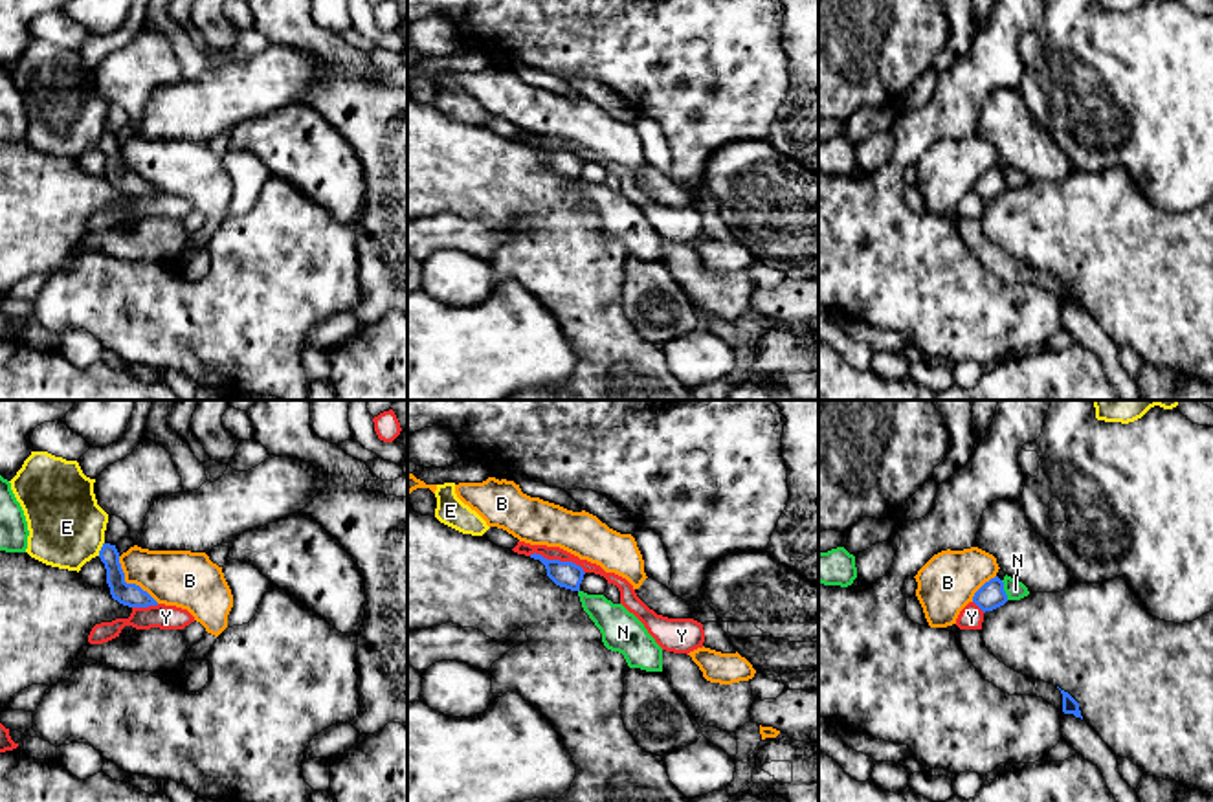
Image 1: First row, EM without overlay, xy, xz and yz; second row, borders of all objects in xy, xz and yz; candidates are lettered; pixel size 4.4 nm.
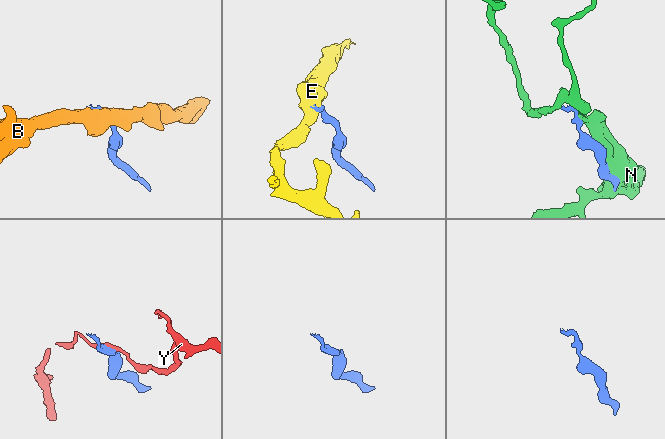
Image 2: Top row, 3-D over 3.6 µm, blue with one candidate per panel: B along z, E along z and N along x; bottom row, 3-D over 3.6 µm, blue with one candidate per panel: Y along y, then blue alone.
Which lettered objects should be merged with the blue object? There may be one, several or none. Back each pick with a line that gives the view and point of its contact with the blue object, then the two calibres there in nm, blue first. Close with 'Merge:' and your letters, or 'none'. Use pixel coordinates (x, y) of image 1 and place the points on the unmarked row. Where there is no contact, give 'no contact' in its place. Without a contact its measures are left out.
Merge: none

